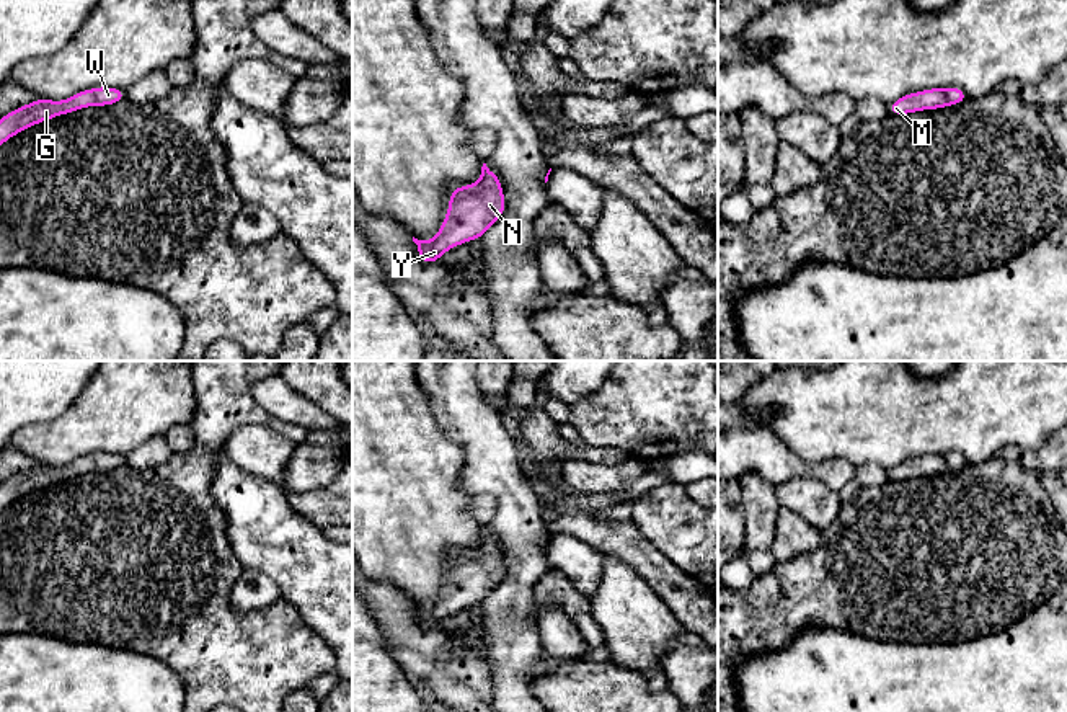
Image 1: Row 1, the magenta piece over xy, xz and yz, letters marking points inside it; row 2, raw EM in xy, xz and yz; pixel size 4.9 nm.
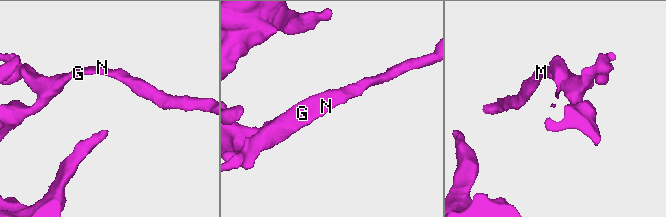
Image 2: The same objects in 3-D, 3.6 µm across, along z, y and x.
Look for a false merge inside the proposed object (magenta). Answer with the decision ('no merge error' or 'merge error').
no merge error

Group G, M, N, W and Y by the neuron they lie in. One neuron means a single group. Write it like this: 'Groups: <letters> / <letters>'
Groups: G M N W Y

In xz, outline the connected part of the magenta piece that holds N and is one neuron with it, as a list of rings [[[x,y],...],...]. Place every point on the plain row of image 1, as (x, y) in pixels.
[[[483,529],[475,550],[455,552],[445,580],[432,606],[413,607],[423,629],[437,629],[450,614],[478,606],[504,580],[506,563],[498,541]]]

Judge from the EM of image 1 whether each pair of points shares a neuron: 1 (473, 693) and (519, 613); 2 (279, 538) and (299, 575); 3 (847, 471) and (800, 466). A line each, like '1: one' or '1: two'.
1: two
2: one
3: one

